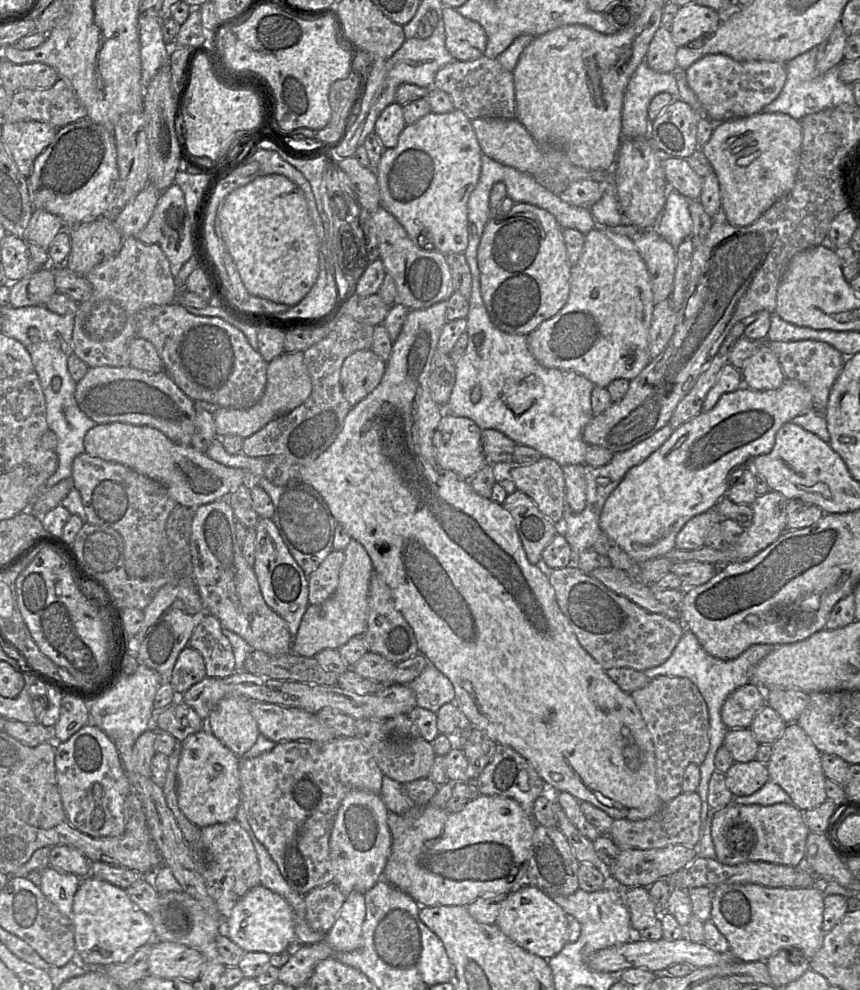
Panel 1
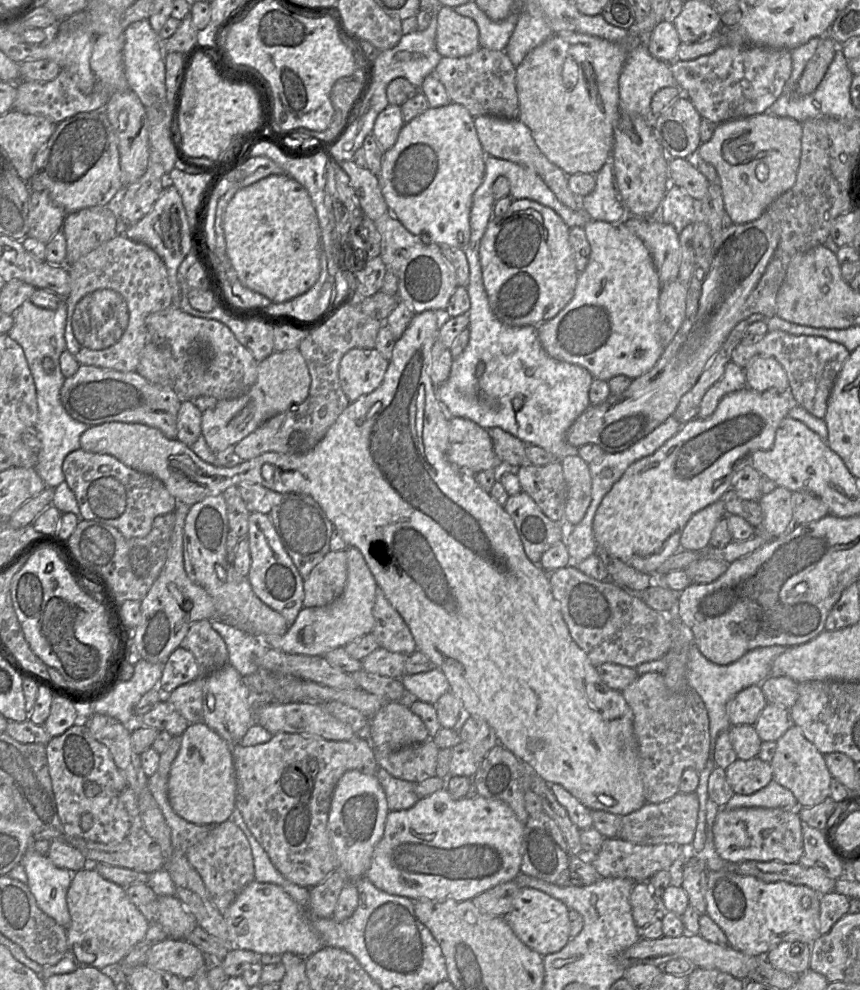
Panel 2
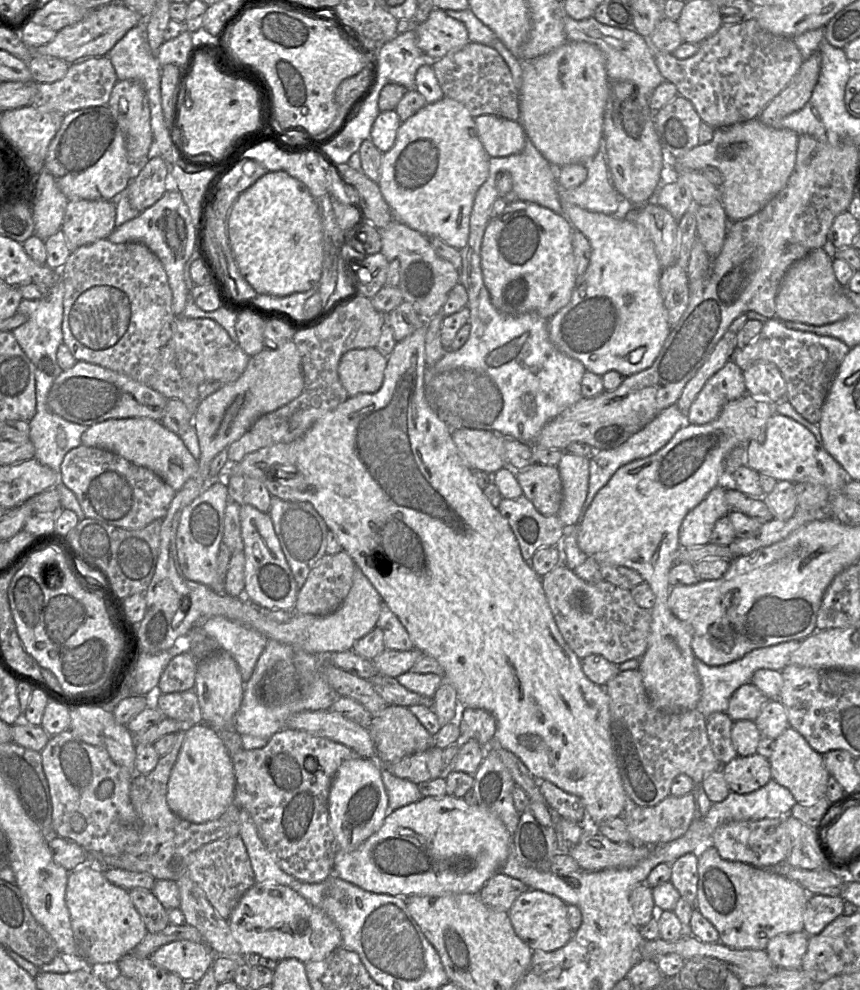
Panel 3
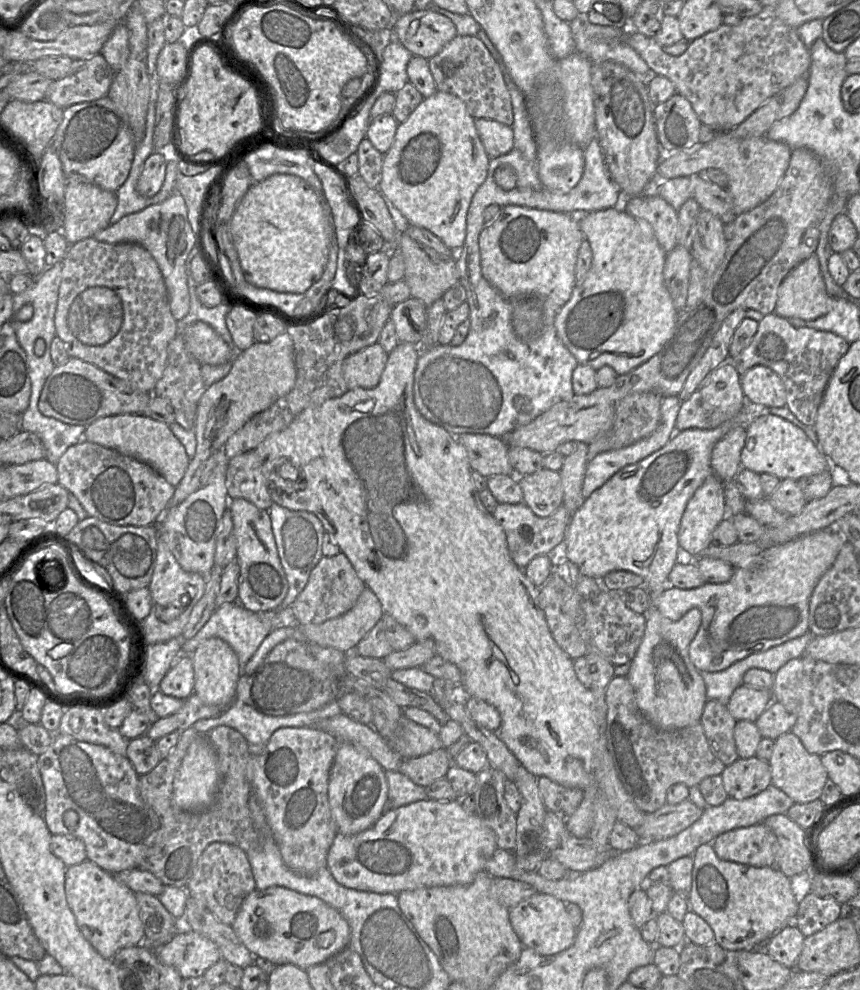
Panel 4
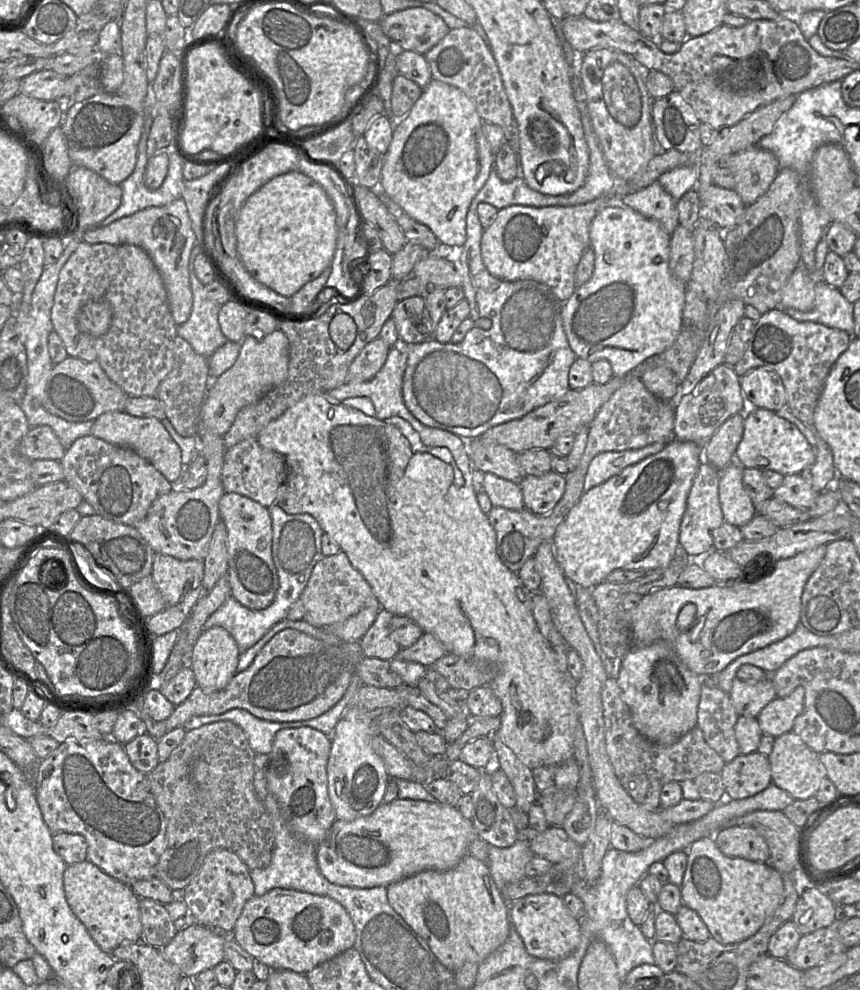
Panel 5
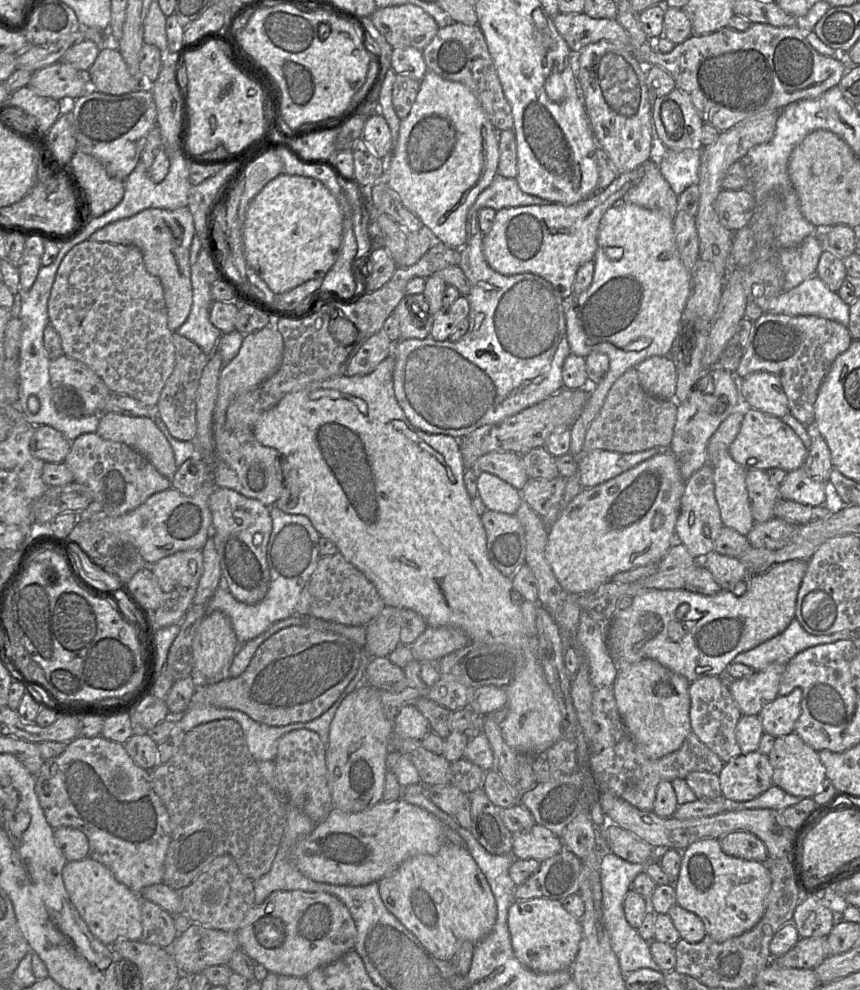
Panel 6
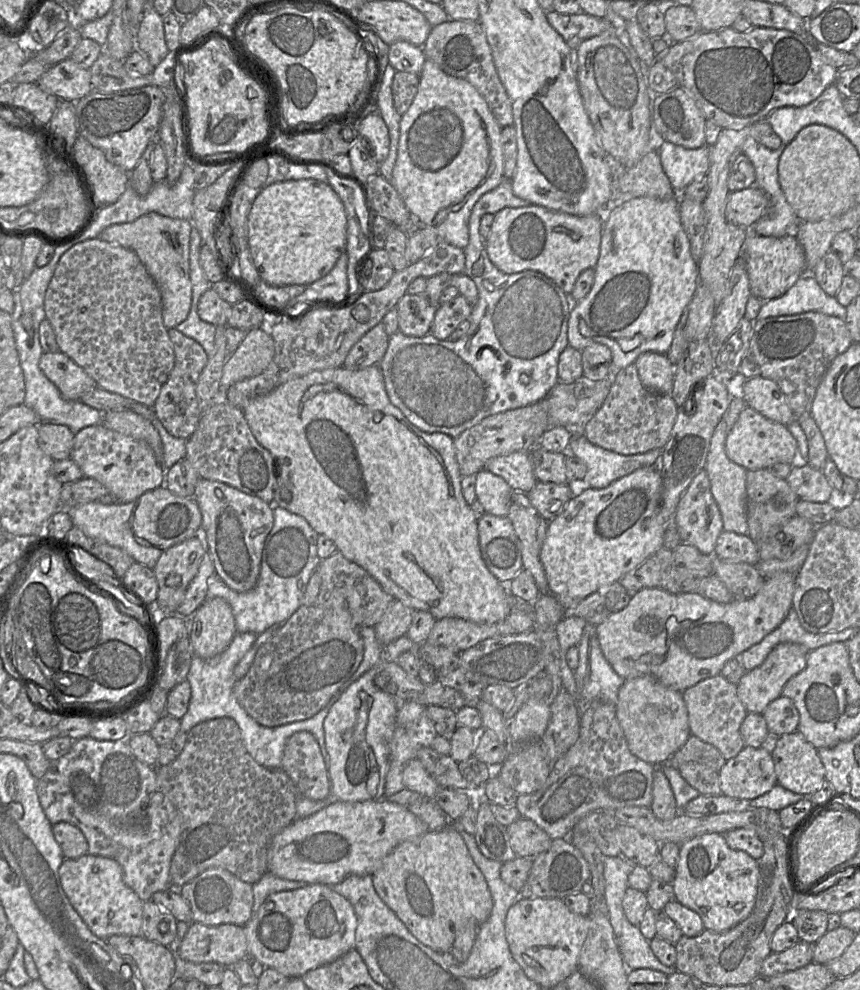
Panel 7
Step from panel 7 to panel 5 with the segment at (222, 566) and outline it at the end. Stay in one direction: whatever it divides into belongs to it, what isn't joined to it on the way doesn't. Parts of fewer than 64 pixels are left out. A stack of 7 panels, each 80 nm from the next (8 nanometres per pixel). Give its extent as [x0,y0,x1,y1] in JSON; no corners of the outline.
[218,492,279,610]

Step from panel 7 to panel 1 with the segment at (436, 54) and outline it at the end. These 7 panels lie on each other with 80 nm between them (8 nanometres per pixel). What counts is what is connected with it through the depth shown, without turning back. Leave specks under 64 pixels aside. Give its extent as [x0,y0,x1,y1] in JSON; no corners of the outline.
[433,55,516,121]

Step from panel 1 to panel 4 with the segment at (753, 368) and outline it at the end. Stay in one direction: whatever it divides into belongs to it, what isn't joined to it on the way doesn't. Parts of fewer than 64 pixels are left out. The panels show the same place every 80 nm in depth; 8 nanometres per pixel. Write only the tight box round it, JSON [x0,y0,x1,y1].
[741,365,787,408]

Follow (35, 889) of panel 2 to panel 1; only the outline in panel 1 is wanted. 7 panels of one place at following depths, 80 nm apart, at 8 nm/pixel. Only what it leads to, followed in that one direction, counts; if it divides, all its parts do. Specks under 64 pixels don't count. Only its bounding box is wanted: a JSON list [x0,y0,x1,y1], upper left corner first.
[39,866,81,917]

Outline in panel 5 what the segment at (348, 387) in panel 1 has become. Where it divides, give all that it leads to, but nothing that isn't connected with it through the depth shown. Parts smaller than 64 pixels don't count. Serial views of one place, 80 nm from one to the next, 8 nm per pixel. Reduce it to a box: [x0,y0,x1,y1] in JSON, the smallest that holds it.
[347,337,390,382]

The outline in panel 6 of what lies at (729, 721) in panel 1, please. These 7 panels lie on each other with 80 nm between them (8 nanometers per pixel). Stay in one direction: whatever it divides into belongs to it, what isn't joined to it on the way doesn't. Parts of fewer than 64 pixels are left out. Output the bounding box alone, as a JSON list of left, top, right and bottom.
[730,663,786,715]

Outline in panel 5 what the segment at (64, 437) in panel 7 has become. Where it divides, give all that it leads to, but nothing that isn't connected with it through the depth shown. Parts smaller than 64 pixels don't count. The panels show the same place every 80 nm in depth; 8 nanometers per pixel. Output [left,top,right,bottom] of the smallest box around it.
[19,425,66,461]

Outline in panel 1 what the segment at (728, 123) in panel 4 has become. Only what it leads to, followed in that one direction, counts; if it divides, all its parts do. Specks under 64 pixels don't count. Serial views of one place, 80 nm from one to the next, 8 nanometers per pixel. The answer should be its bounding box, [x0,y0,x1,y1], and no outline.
[683,54,787,124]

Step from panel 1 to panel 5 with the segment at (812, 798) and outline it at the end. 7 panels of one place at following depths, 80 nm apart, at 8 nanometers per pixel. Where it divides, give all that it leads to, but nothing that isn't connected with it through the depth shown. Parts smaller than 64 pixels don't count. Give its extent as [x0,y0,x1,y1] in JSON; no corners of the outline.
[769,731,827,800]

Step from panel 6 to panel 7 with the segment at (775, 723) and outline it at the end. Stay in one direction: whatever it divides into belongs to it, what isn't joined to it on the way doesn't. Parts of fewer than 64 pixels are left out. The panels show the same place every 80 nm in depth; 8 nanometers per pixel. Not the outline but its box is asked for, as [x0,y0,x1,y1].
[762,695,800,736]

